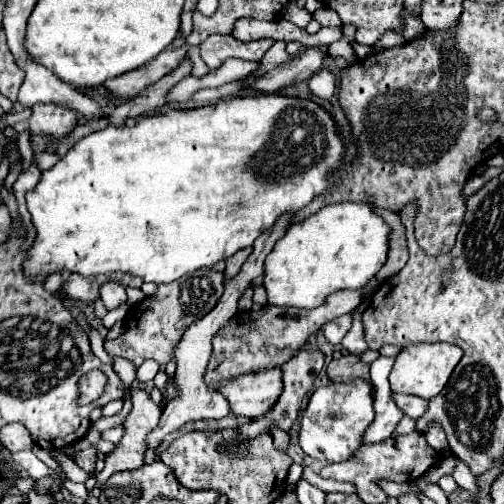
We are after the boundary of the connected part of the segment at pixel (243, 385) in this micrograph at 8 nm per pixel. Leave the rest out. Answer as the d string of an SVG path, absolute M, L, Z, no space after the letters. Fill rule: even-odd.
M281 368L239 376L233 384L221 384L221 394L229 400L233 414L265 418L277 404L283 390Z

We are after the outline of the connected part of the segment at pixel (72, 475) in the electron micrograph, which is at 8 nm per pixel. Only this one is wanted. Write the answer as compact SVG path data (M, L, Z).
M52 450L53 458L59 463L61 469L66 474L68 479L74 483L85 483L90 478L90 473L85 472L77 464L66 455L61 453L60 450Z

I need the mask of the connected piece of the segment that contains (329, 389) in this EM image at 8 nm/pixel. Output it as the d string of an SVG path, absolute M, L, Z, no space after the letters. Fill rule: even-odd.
M353 378L351 382L331 382L317 388L301 416L299 426L299 446L301 450L319 462L339 464L349 460L361 446L363 434L375 418L373 408L373 384L363 378Z

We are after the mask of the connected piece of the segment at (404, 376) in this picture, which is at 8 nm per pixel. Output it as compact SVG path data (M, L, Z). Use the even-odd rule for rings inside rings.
M419 344L419 346L409 346L403 352L399 352L389 382L391 382L391 390L395 394L413 394L425 400L435 398L447 384L453 368L457 366L457 362L461 360L463 352L461 348L453 346L453 344Z

